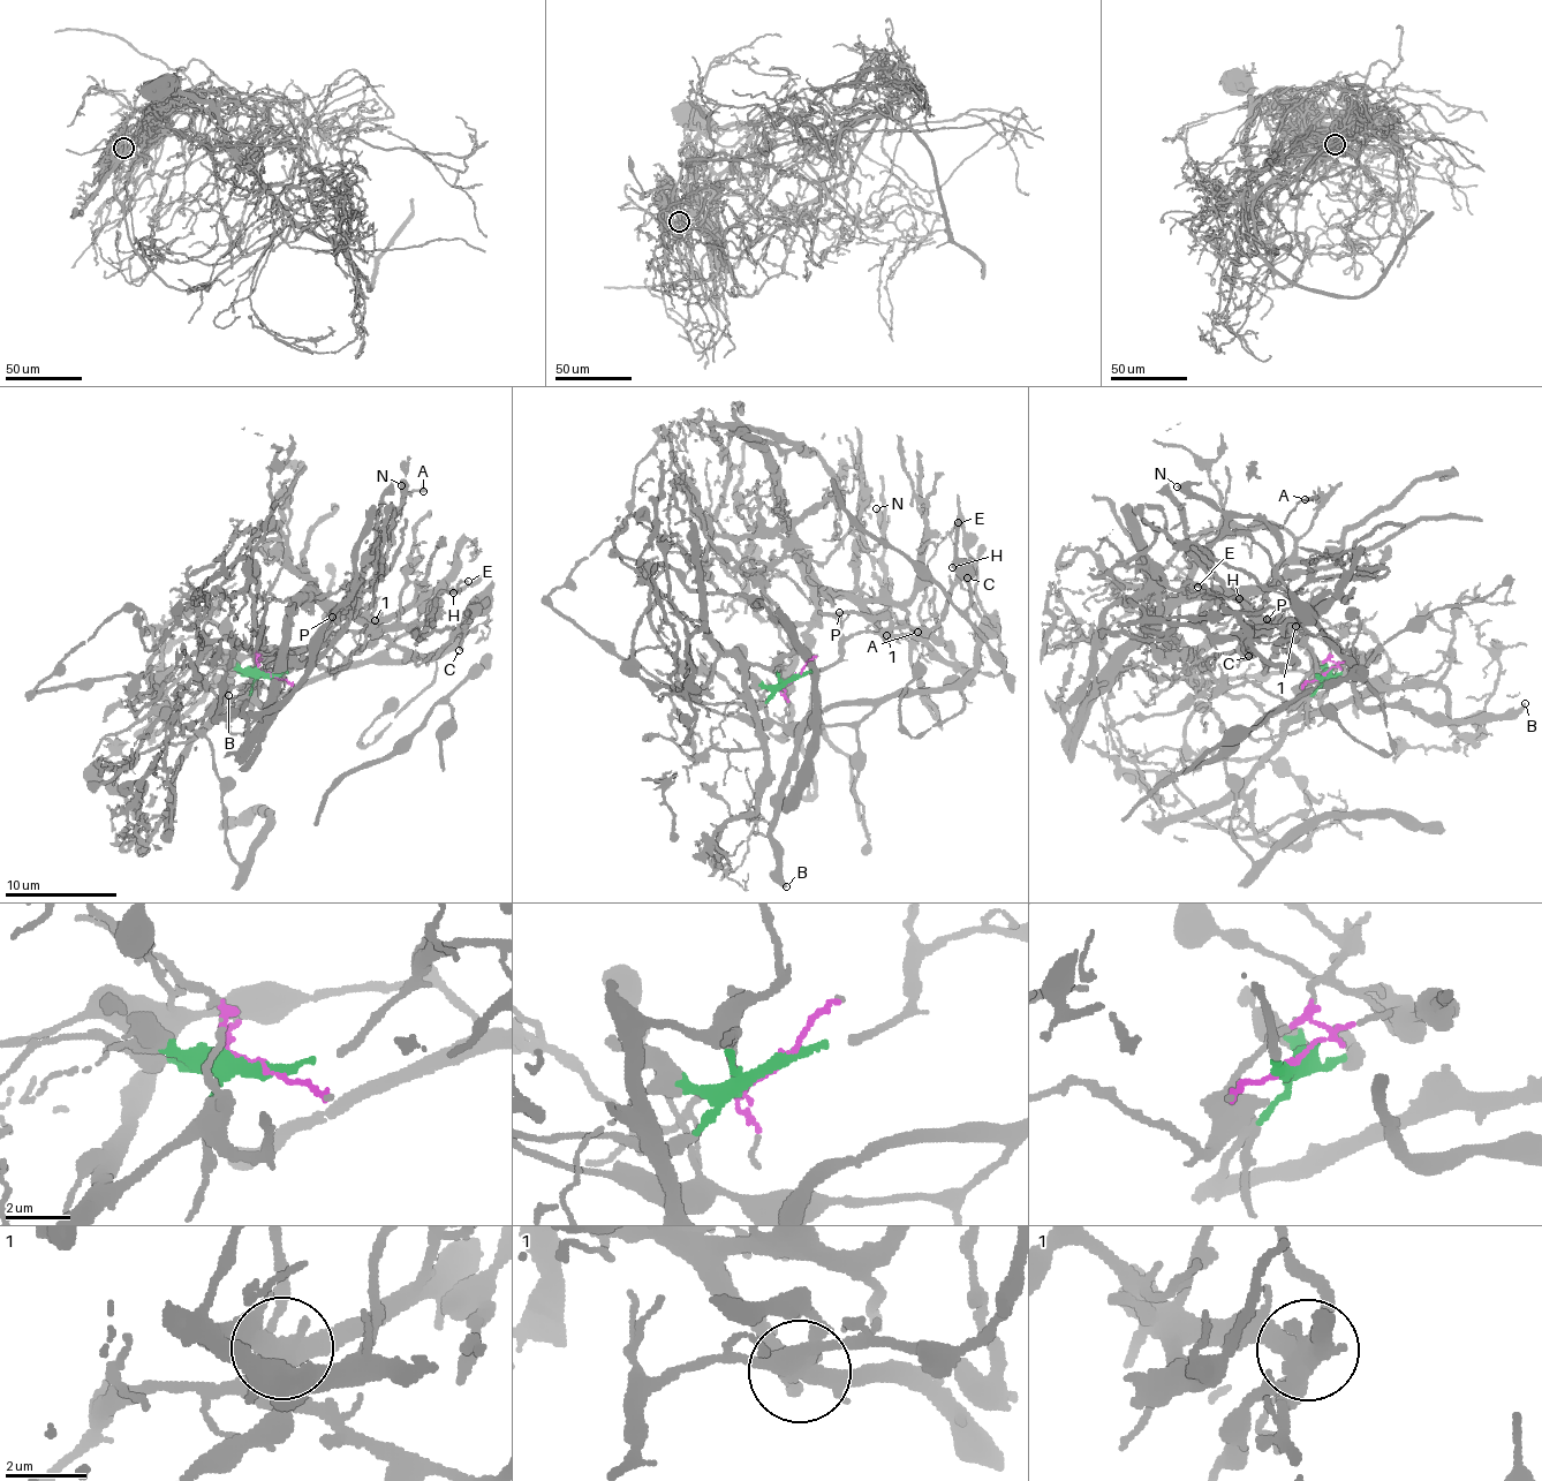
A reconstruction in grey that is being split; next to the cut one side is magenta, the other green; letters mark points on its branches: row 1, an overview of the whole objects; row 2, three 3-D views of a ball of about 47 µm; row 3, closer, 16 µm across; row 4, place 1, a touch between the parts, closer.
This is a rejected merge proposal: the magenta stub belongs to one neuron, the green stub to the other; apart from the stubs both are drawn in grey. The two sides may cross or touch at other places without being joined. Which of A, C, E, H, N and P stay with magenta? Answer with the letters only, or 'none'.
none

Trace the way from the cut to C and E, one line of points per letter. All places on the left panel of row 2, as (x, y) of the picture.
C: (266, 674), (181, 667), (301, 647), (348, 662), (432, 656), (481, 612), (454, 634), (465, 629), (459, 649)
E: (266, 674), (181, 667), (301, 647), (378, 658), (445, 583), (425, 619), (440, 591), (469, 581)

